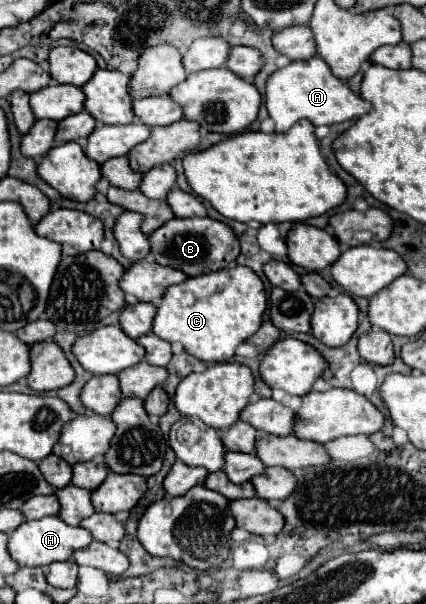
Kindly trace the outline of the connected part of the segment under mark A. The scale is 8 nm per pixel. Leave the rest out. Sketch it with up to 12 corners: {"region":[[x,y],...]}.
{"region":[[319,56],[265,82],[275,132],[371,110]]}

